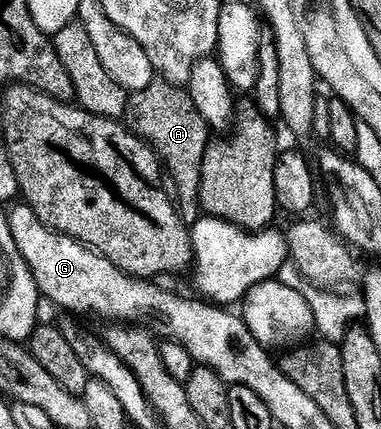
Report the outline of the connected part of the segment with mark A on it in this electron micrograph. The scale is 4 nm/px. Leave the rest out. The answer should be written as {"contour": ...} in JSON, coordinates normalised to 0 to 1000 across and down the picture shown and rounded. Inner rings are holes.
{"contour":[[[402,189],[381,212],[354,214],[354,247],[367,259],[367,277],[352,291],[360,312],[420,364],[423,382],[436,392],[438,406],[441,399],[451,406],[451,417],[462,424],[467,490],[480,501],[486,522],[504,524],[530,501],[525,424],[535,359],[525,352],[525,284],[535,273],[514,254],[501,219],[472,203],[480,200],[451,189]],[[409,249],[420,249],[415,282],[409,282]]]}

